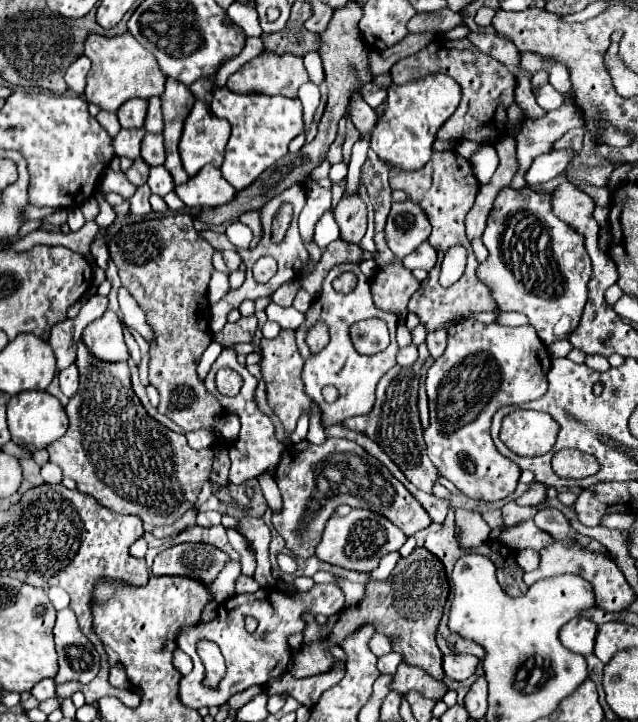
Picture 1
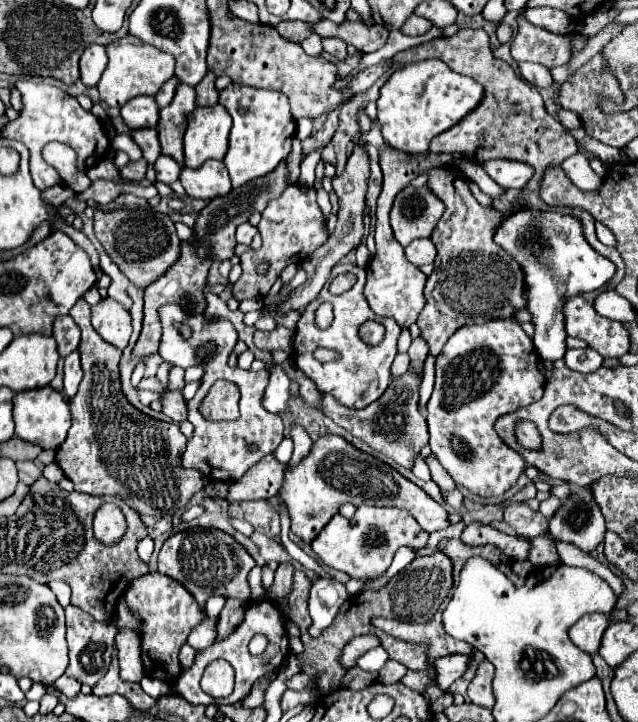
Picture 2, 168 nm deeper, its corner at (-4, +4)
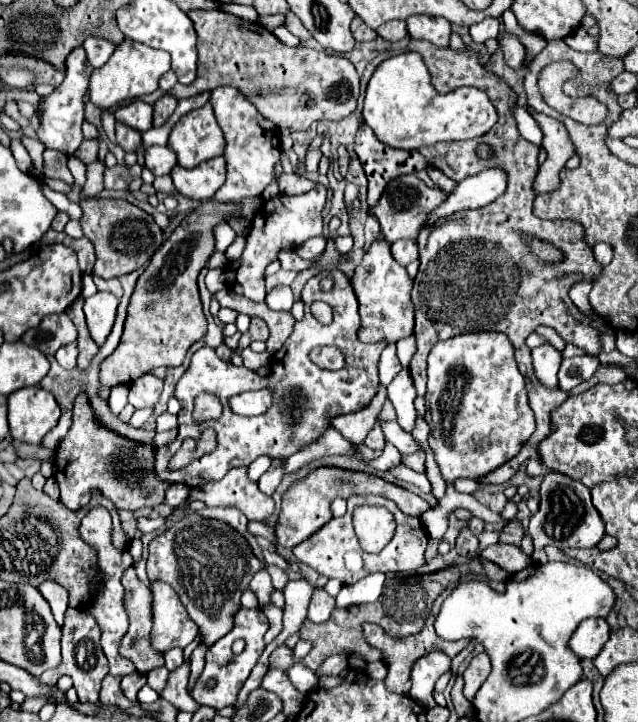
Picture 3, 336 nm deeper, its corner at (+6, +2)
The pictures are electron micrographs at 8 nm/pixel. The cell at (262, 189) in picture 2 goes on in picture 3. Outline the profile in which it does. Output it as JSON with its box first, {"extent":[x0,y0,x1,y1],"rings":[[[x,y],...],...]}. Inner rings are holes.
{"extent":[98,198,262,386],"rings":[[[248,198],[244,206],[224,206],[204,200],[178,224],[178,228],[158,248],[136,282],[120,344],[100,364],[98,380],[102,386],[130,386],[140,376],[152,372],[158,366],[174,368],[182,364],[188,348],[206,334],[206,318],[202,312],[196,278],[214,252],[212,226],[216,226],[216,222],[226,222],[230,214],[252,220],[260,208],[260,200],[262,198]]]}

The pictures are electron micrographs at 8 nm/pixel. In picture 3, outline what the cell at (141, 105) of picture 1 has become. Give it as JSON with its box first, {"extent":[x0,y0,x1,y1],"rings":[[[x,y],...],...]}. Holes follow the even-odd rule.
{"extent":[114,100,152,132],"rings":[[[136,100],[130,106],[118,108],[114,116],[116,116],[116,120],[124,122],[126,126],[130,126],[138,132],[146,132],[152,128],[152,106],[142,100]]]}

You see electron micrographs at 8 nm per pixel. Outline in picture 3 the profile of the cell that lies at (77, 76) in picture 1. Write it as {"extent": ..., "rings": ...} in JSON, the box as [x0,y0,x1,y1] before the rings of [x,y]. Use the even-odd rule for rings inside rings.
{"extent":[84,36,116,68],"rings":[[[88,36],[84,40],[84,50],[86,50],[86,56],[88,56],[88,62],[98,68],[98,66],[104,66],[108,62],[108,58],[114,54],[116,50],[116,44],[102,38],[102,36]]]}

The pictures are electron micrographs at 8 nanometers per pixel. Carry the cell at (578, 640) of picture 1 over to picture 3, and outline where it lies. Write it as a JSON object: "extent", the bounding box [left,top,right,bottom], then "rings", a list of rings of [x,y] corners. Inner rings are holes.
{"extent":[570,618,610,658],"rings":[[[588,618],[584,620],[576,632],[570,638],[572,652],[578,654],[578,658],[596,658],[604,644],[610,638],[610,626],[604,618]]]}

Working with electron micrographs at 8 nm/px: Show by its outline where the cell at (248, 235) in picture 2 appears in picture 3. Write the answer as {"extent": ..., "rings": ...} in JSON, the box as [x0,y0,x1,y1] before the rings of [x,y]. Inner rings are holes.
{"extent":[214,222,236,252],"rings":[[[220,222],[214,226],[214,242],[216,242],[216,250],[220,252],[226,252],[226,248],[234,242],[236,238],[236,232],[226,224],[226,222]]]}

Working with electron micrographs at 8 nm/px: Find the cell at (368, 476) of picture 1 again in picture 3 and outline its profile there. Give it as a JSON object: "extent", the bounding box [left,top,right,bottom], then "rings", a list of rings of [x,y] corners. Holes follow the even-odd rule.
{"extent":[276,468,430,550],"rings":[[[318,468],[318,470],[310,472],[304,480],[292,484],[292,488],[284,494],[282,508],[280,508],[278,522],[276,522],[276,536],[278,536],[280,546],[292,550],[294,546],[298,546],[306,538],[310,538],[316,530],[320,530],[332,518],[330,502],[336,496],[348,498],[350,494],[380,494],[384,498],[390,498],[400,510],[404,510],[404,514],[412,514],[412,516],[422,516],[430,508],[430,504],[426,500],[422,500],[420,496],[416,496],[396,484],[390,484],[378,476],[350,472],[350,470],[342,470],[342,468]]]}

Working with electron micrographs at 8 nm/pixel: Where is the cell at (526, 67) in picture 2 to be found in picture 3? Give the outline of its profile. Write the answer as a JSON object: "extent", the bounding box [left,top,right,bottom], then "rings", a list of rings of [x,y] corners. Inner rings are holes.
{"extent":[498,32,524,70],"rings":[[[504,32],[504,36],[498,40],[500,42],[500,48],[502,48],[502,54],[504,54],[504,60],[510,68],[518,70],[522,68],[522,62],[524,62],[524,46],[522,42],[518,40],[518,36],[510,34],[510,32]]]}

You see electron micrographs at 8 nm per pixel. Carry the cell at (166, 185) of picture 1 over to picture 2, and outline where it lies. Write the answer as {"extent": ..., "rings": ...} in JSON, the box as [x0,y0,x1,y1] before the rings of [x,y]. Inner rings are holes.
{"extent":[154,154,182,184],"rings":[[[160,154],[158,160],[154,162],[154,170],[156,170],[156,180],[158,180],[158,182],[162,182],[162,184],[172,184],[172,182],[178,180],[182,168],[180,168],[174,160],[170,160],[170,156]]]}

